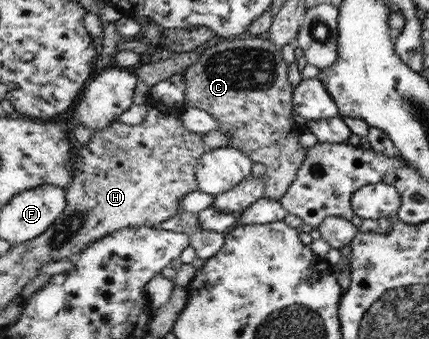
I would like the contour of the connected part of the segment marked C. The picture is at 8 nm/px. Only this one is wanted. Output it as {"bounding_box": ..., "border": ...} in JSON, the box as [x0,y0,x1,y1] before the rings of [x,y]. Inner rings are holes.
{"bounding_box":[182,36,307,200],"border":[[[237,36],[231,38],[221,38],[213,41],[210,47],[207,48],[201,54],[201,58],[194,64],[188,66],[187,70],[182,74],[182,82],[185,82],[184,89],[184,106],[191,108],[200,108],[206,110],[215,120],[218,122],[218,129],[229,138],[227,146],[235,147],[241,151],[244,151],[254,162],[257,164],[263,164],[266,168],[264,175],[265,179],[265,190],[264,197],[270,198],[271,200],[279,200],[285,196],[286,190],[290,188],[290,185],[296,180],[298,170],[302,166],[302,162],[306,160],[307,148],[301,143],[302,130],[297,127],[293,119],[293,94],[294,87],[289,82],[289,66],[286,60],[283,59],[281,50],[272,43],[266,36]]]}

